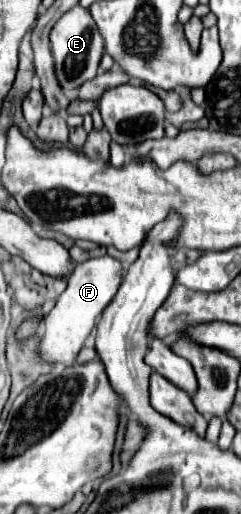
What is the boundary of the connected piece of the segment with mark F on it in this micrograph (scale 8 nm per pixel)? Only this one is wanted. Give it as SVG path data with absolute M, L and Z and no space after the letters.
M100 256L100 258L86 260L82 264L76 264L72 274L68 276L66 290L60 294L60 298L56 300L56 306L48 312L48 316L44 316L44 338L40 344L40 356L46 362L72 366L80 348L90 336L92 328L100 320L104 308L110 304L110 300L118 292L122 282L120 270L122 270L120 262L110 256Z

